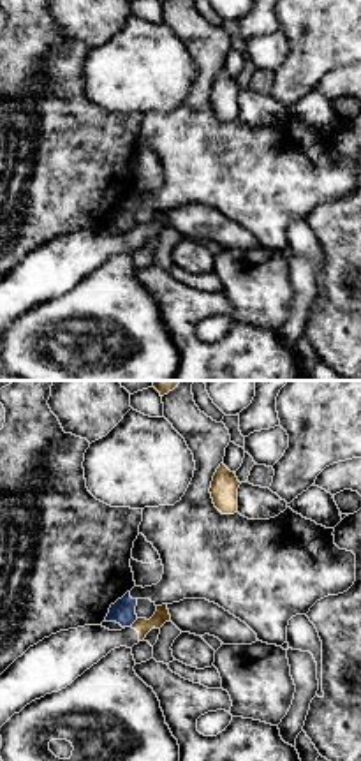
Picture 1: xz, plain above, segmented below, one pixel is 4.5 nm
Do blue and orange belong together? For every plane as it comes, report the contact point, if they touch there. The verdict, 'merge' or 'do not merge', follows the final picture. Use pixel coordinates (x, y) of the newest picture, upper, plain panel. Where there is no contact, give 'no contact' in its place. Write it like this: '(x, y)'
(132, 228)

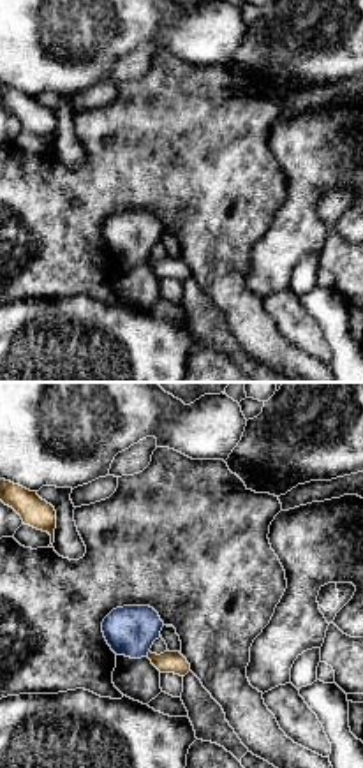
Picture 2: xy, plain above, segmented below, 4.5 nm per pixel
(147, 259)

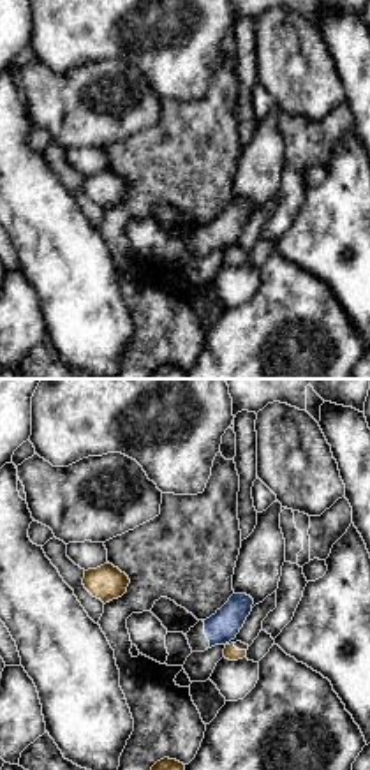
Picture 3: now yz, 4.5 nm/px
no contact

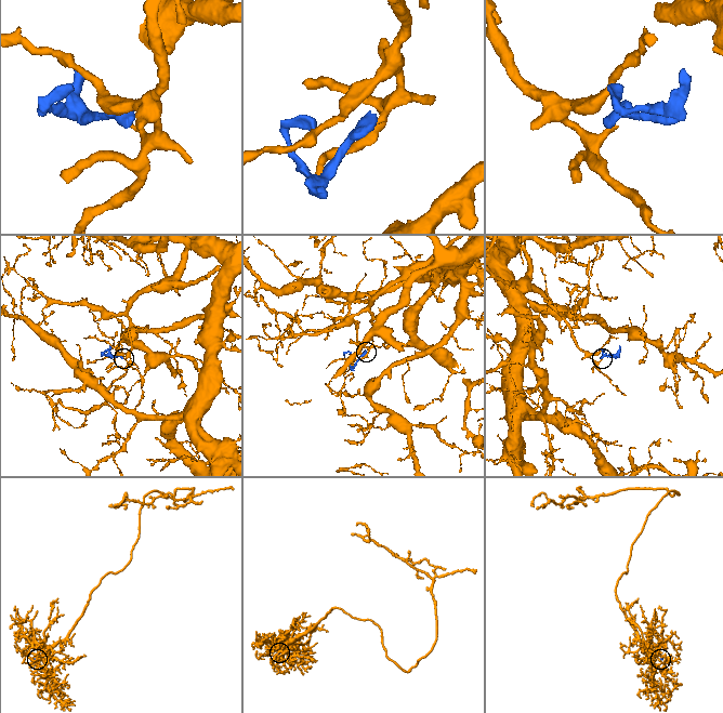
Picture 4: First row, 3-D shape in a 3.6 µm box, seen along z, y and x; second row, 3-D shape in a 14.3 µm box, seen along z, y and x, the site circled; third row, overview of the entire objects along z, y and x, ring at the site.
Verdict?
do not merge

